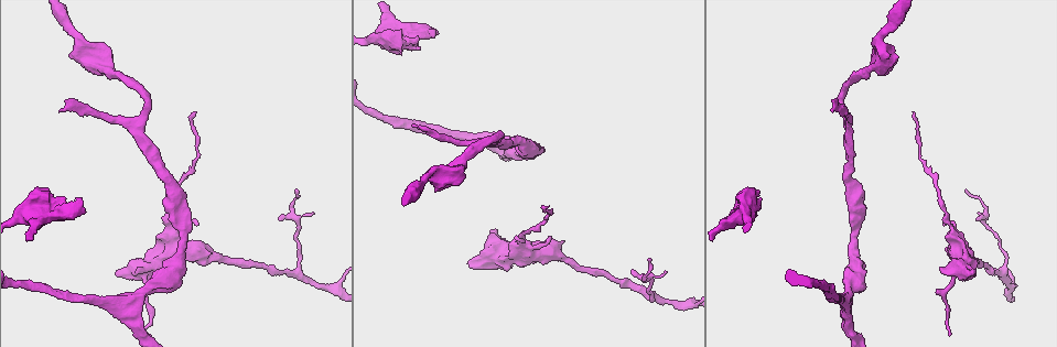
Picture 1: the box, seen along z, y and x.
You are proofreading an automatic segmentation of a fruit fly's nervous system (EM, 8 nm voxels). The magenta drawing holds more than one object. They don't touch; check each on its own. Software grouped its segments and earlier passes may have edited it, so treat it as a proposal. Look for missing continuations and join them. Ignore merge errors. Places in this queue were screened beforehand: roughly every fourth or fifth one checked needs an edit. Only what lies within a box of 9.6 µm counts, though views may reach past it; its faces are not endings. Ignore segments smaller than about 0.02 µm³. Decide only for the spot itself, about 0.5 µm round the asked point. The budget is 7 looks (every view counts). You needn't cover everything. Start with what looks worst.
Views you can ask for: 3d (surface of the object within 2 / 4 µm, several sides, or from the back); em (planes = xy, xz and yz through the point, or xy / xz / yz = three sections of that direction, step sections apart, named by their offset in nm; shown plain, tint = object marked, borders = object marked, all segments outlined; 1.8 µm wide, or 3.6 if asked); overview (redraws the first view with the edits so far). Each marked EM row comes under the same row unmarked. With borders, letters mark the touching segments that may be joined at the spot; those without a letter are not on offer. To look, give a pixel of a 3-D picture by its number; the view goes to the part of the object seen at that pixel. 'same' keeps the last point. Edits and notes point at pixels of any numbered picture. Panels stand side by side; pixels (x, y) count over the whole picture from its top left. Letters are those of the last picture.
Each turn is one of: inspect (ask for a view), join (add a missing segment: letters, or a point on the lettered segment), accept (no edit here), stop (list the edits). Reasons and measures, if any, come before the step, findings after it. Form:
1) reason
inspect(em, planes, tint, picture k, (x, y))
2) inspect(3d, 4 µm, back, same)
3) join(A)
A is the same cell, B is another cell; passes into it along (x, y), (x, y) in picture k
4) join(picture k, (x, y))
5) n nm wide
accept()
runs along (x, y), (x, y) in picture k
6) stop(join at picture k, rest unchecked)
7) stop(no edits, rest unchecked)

branch stops here
inspect(em, xz, step 8, borders, picture 1, (412, 123))

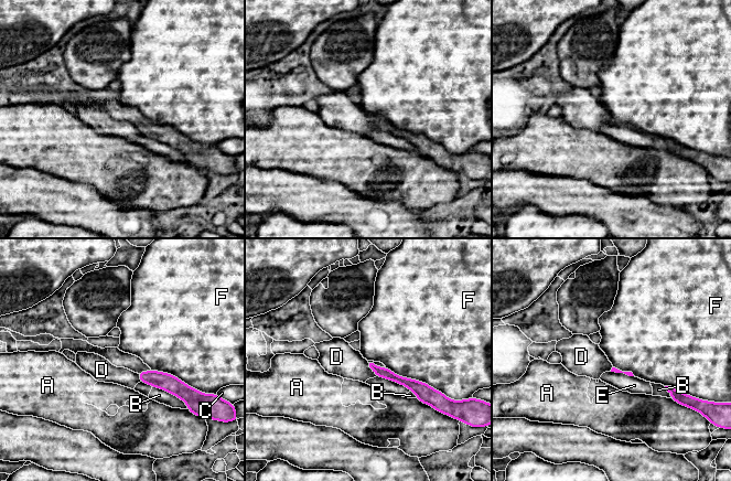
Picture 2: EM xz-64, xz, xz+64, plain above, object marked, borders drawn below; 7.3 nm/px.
F touches over 440 nm
accept()
A, B, C, D, E and F are other cells; no lettered segment goes on from it

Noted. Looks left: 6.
calibre changes
inspect(em, 3.6 µm, xz, step 16, tint, picture 1, (573, 261))

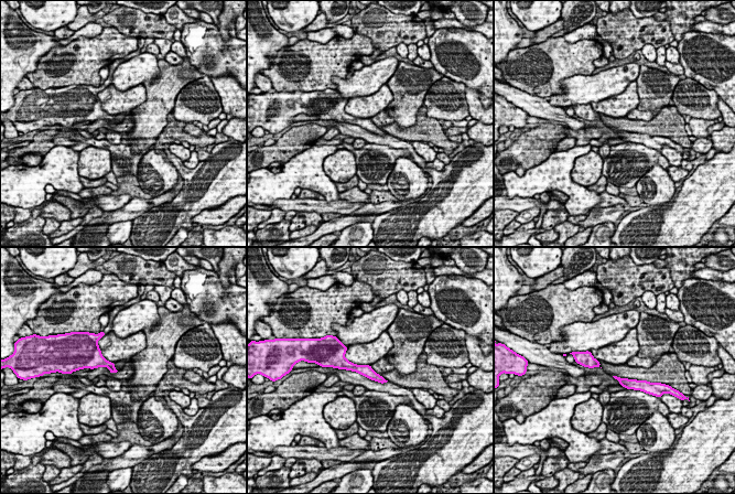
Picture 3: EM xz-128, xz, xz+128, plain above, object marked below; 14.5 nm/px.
inspect(em, 3.6 µm, planes, borders, same)

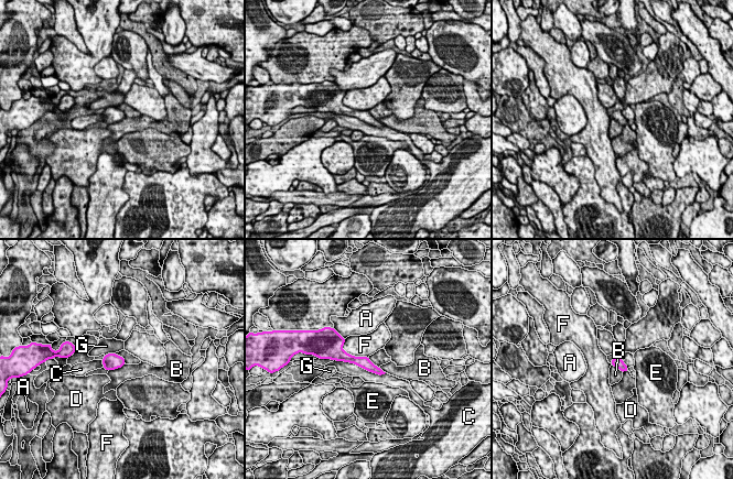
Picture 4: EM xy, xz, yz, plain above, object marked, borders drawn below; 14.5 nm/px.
accept()
A, B, C, D, E, F and G are other cells; runs along (337, 356), (363, 361), (378, 371) in picture 4; none of them fits

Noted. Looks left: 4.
thin neck
inspect(em, planes, tint, picture 1, (67, 25))

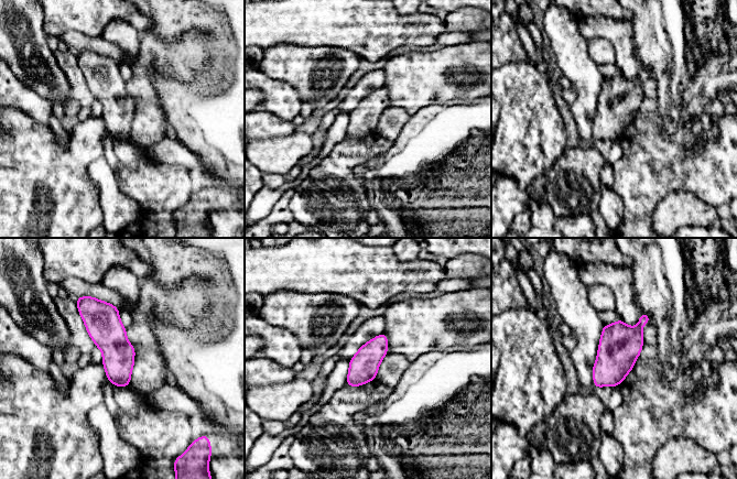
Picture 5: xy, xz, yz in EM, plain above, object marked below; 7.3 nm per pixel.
inspect(em, planes, borders, same)

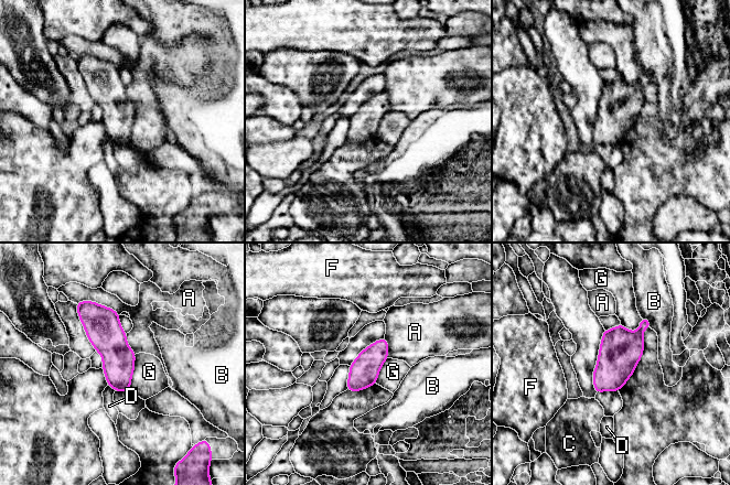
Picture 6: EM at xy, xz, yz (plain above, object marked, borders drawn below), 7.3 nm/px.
accept()
A, B, C, D, F and G are other cells; border along (136, 354), (129, 390) in picture 6; none of them fits

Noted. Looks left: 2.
stop(no edits, rest unchecked)

